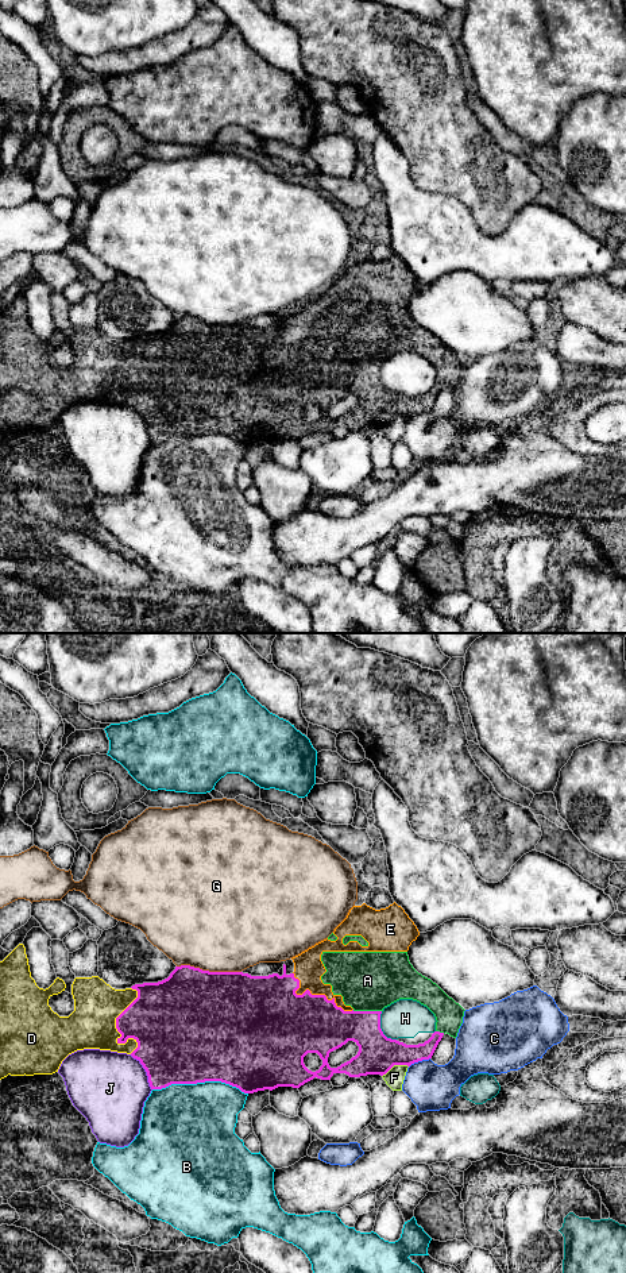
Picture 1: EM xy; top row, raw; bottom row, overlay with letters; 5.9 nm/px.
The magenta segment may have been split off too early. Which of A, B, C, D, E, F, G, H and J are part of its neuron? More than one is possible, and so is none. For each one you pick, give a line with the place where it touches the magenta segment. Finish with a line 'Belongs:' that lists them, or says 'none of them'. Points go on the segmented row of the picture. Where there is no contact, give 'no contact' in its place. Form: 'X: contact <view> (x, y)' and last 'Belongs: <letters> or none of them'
A: contact xy (367, 1011)
D: contact xy (116, 1027)
E: contact xy (315, 995)
Belongs: A, D, E

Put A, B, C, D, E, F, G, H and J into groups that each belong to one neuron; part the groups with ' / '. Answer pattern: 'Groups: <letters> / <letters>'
Groups: A D E / B / C / F / G / H / J

